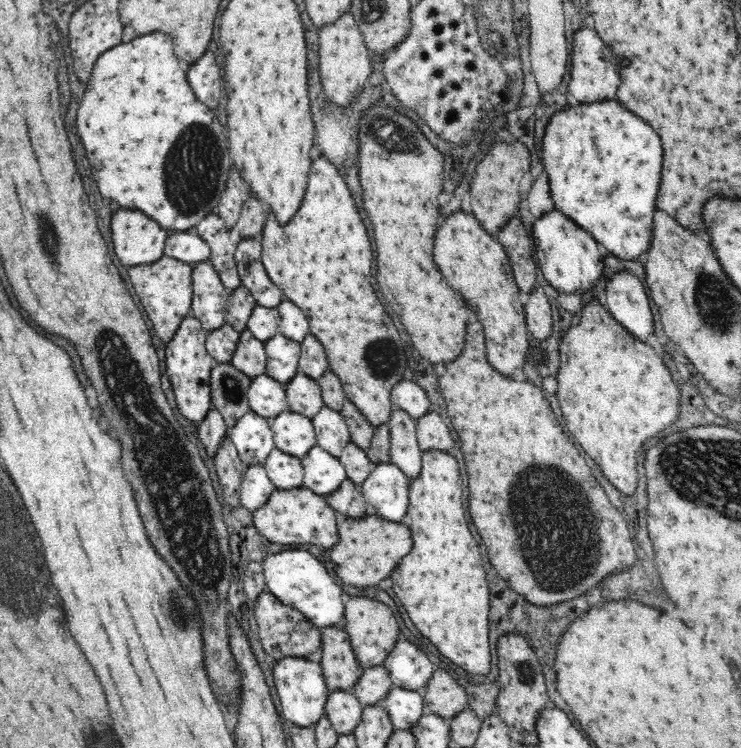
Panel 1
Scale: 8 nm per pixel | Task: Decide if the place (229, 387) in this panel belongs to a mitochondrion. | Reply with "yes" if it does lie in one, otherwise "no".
yes

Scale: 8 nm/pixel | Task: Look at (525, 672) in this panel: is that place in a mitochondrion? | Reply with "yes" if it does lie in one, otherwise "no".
yes

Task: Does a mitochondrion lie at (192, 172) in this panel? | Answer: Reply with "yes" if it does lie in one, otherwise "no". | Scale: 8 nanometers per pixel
yes

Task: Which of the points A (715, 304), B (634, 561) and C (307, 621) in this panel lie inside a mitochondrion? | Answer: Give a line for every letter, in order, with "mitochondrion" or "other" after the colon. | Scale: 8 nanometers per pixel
A: mitochondrion
B: other
C: other

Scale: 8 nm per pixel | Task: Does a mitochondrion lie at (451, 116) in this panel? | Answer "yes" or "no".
no

